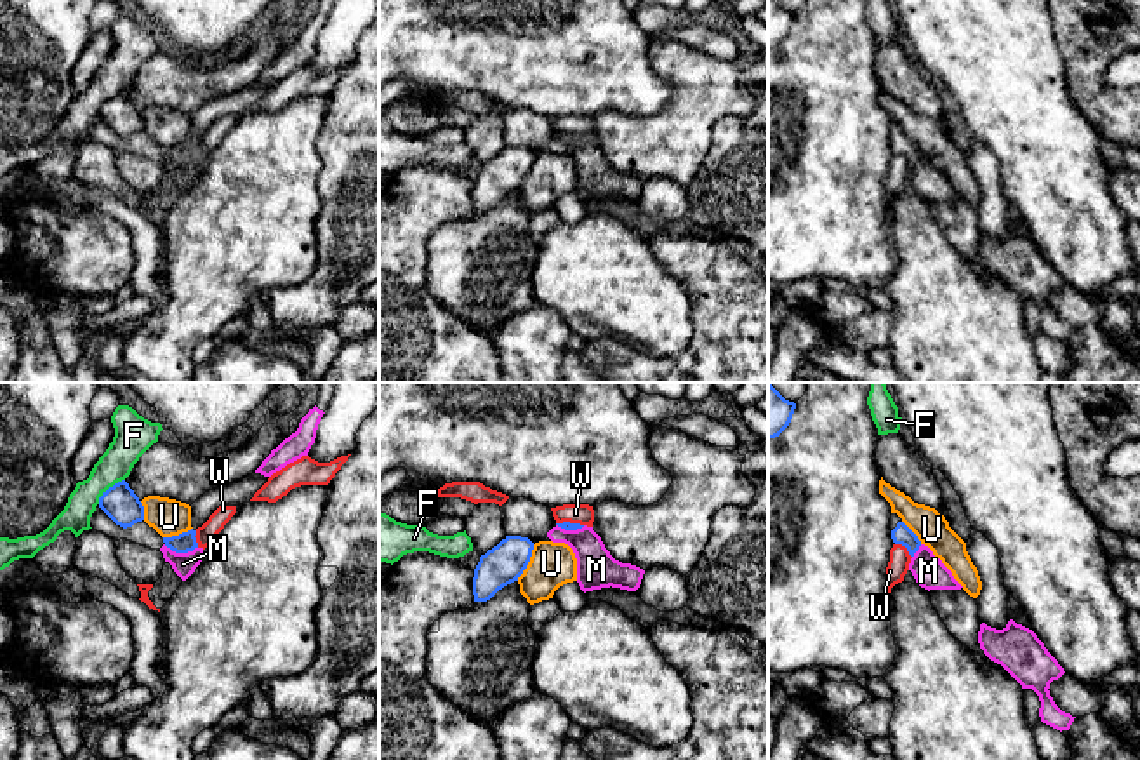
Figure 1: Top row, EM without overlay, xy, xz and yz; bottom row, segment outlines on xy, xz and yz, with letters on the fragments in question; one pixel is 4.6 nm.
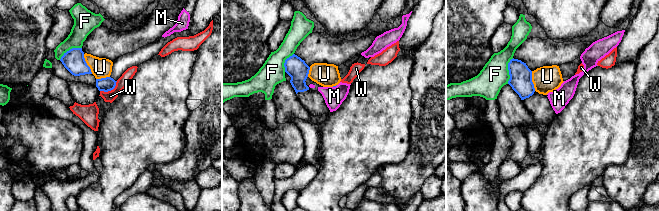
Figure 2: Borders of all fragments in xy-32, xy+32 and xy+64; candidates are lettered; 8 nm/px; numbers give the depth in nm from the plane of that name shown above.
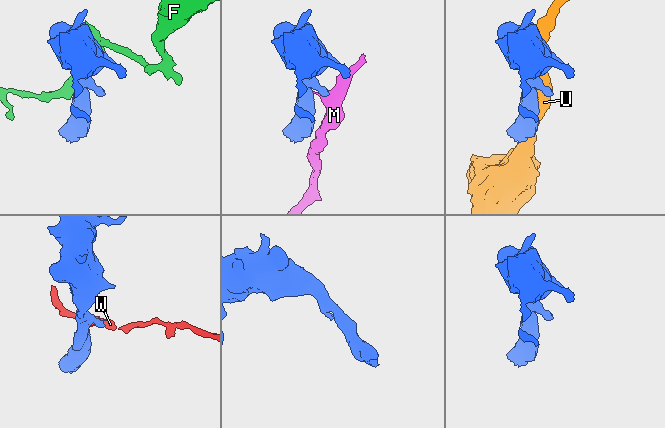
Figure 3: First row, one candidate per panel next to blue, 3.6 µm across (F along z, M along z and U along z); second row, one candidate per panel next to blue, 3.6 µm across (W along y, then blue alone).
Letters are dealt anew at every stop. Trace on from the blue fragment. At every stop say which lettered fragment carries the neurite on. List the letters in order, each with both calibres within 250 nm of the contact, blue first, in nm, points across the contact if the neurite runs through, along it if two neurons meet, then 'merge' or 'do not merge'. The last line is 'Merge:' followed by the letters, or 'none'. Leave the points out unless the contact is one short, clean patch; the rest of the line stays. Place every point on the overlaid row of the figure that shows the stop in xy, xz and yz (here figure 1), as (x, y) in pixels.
F: 160/170 nm | along xy (124, 479), (115, 482), (98, 503) | do not merge
M: 90/110 nm | along xy (164, 545), (176, 552), (197, 548) | do not merge
U: 190/200 nm | do not merge
W: 90/100 nm | along yz (895, 543), (901, 543), (911, 557) | do not merge
Merge: none

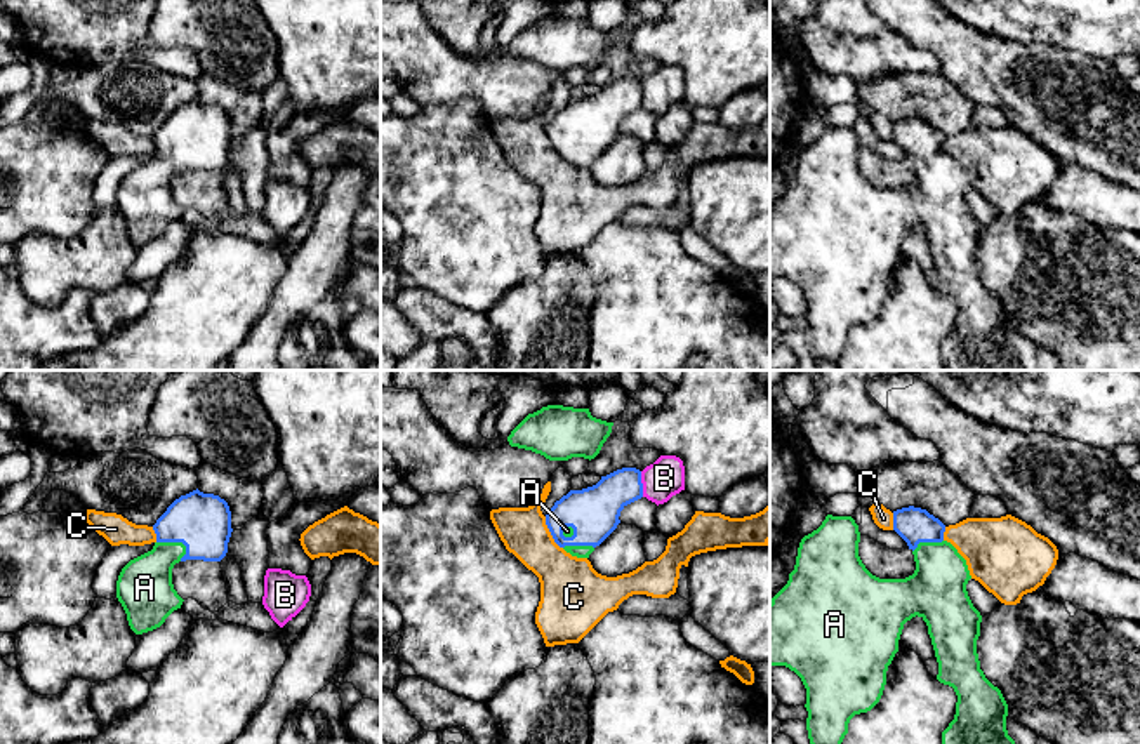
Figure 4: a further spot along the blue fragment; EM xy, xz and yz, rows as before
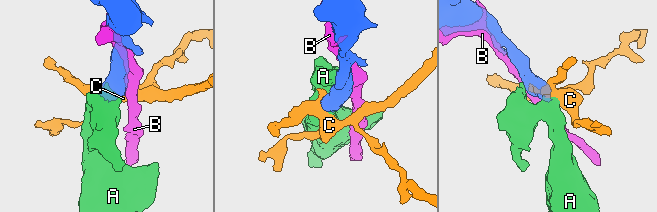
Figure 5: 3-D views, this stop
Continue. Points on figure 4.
A: 280/260 nm | across xy (202, 522), (185, 531), (174, 541), (145, 586) | merge
B: 220/180 nm | do not merge
C: 240/240 nm | along xz (544, 517), (551, 538), (562, 548) | do not merge
Merge: A

